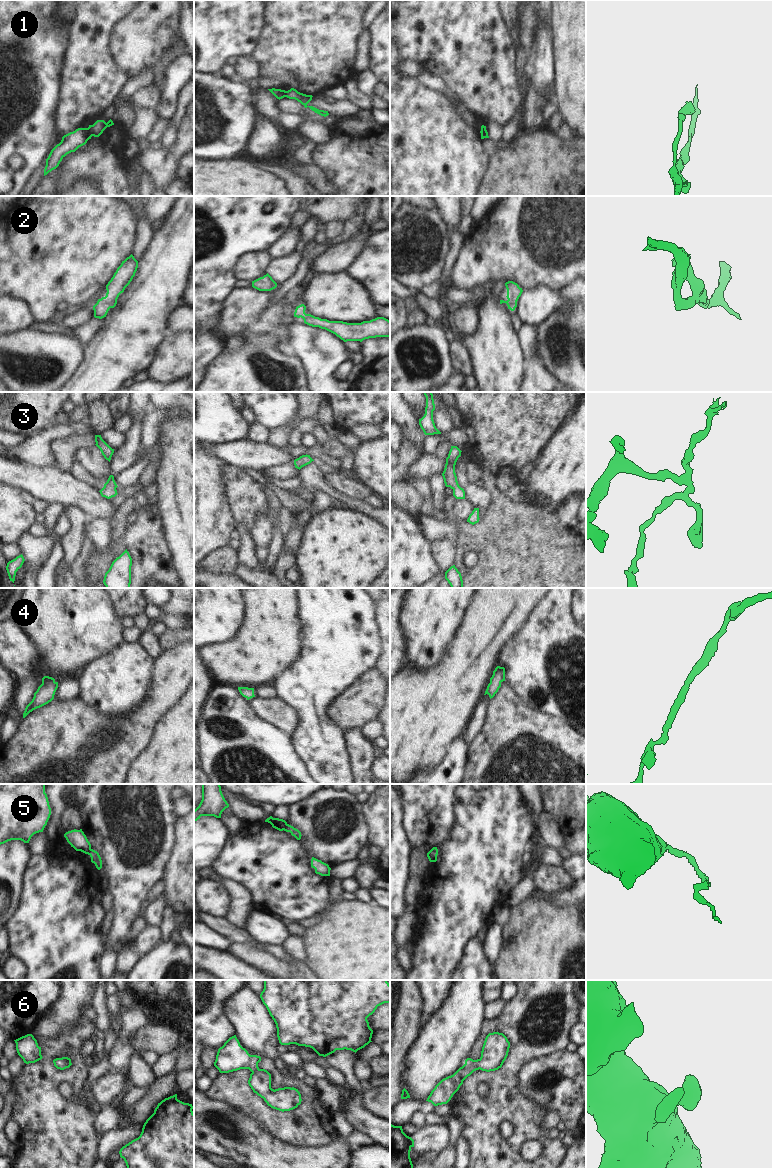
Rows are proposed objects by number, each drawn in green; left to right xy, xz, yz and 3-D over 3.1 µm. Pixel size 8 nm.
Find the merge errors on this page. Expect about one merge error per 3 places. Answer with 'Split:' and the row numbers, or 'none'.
Split: 1, 5

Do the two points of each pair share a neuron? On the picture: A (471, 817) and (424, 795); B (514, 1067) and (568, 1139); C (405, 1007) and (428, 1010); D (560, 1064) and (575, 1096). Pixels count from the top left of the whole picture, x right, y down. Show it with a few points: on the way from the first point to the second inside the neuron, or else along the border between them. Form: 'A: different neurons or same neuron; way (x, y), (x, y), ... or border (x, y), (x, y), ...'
A: different neurons; border (454, 794), (454, 823), (449, 832)
B: different neurons; border (561, 1137), (567, 1148)
C: different neurons; border (419, 990), (422, 996), (422, 1022), (424, 1024)
D: same neuron; way (560, 1072), (562, 1083), (567, 1088)

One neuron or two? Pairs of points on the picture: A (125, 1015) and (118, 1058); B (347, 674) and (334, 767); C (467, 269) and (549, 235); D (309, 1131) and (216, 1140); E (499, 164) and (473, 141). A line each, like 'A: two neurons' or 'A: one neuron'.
A: one neuron
B: one neuron
C: one neuron
D: two neurons
E: two neurons

